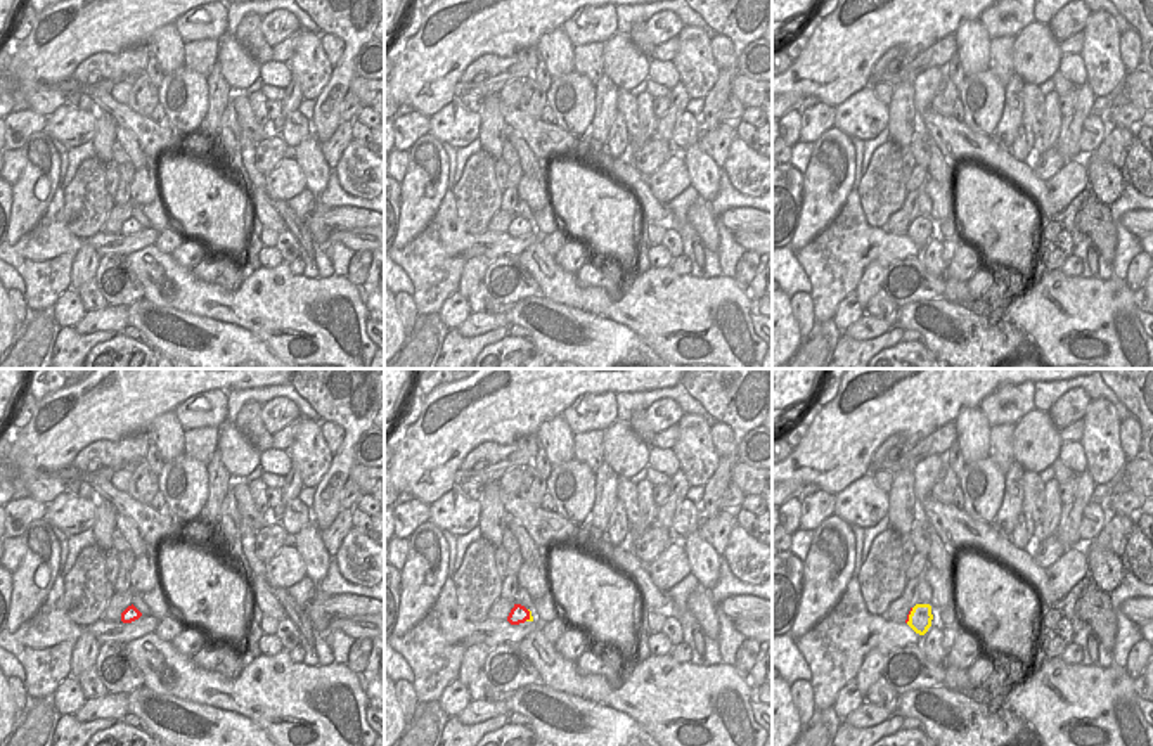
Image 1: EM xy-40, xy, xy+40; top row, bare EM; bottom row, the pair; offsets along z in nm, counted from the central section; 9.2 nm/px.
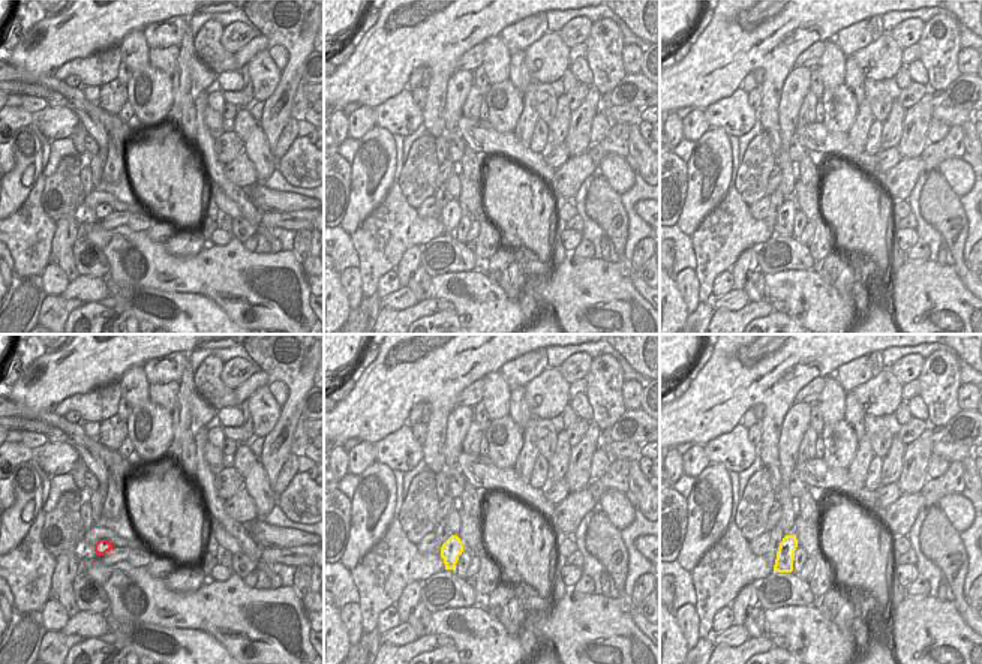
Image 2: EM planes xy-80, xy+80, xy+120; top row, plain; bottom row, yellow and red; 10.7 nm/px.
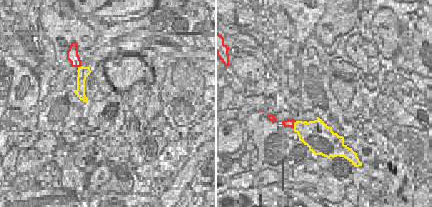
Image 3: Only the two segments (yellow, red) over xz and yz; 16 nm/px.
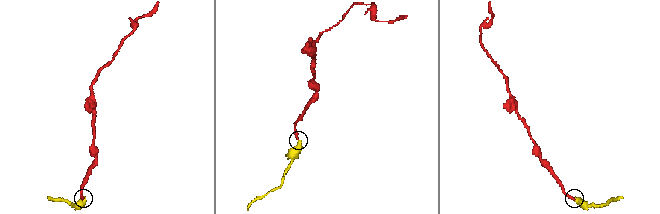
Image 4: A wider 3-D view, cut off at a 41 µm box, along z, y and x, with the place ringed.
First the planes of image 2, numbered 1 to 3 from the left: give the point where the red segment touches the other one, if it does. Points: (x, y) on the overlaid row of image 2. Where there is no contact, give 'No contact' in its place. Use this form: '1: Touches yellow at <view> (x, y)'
1: No contact
2: No contact
3: No contact

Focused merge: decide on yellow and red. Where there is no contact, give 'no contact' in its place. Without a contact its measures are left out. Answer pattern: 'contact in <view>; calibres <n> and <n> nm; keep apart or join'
contact in xy+40; calibres 220 and 30 nm; join

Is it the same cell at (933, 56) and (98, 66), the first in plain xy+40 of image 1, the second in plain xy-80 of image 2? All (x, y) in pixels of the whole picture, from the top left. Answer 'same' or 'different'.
same

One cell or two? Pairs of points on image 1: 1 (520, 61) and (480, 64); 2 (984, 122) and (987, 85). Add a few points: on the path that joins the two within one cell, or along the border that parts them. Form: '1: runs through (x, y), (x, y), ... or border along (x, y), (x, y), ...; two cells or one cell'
1: runs through (509, 64), (490, 64); one cell
2: runs through (984, 113), (989, 94); one cell

